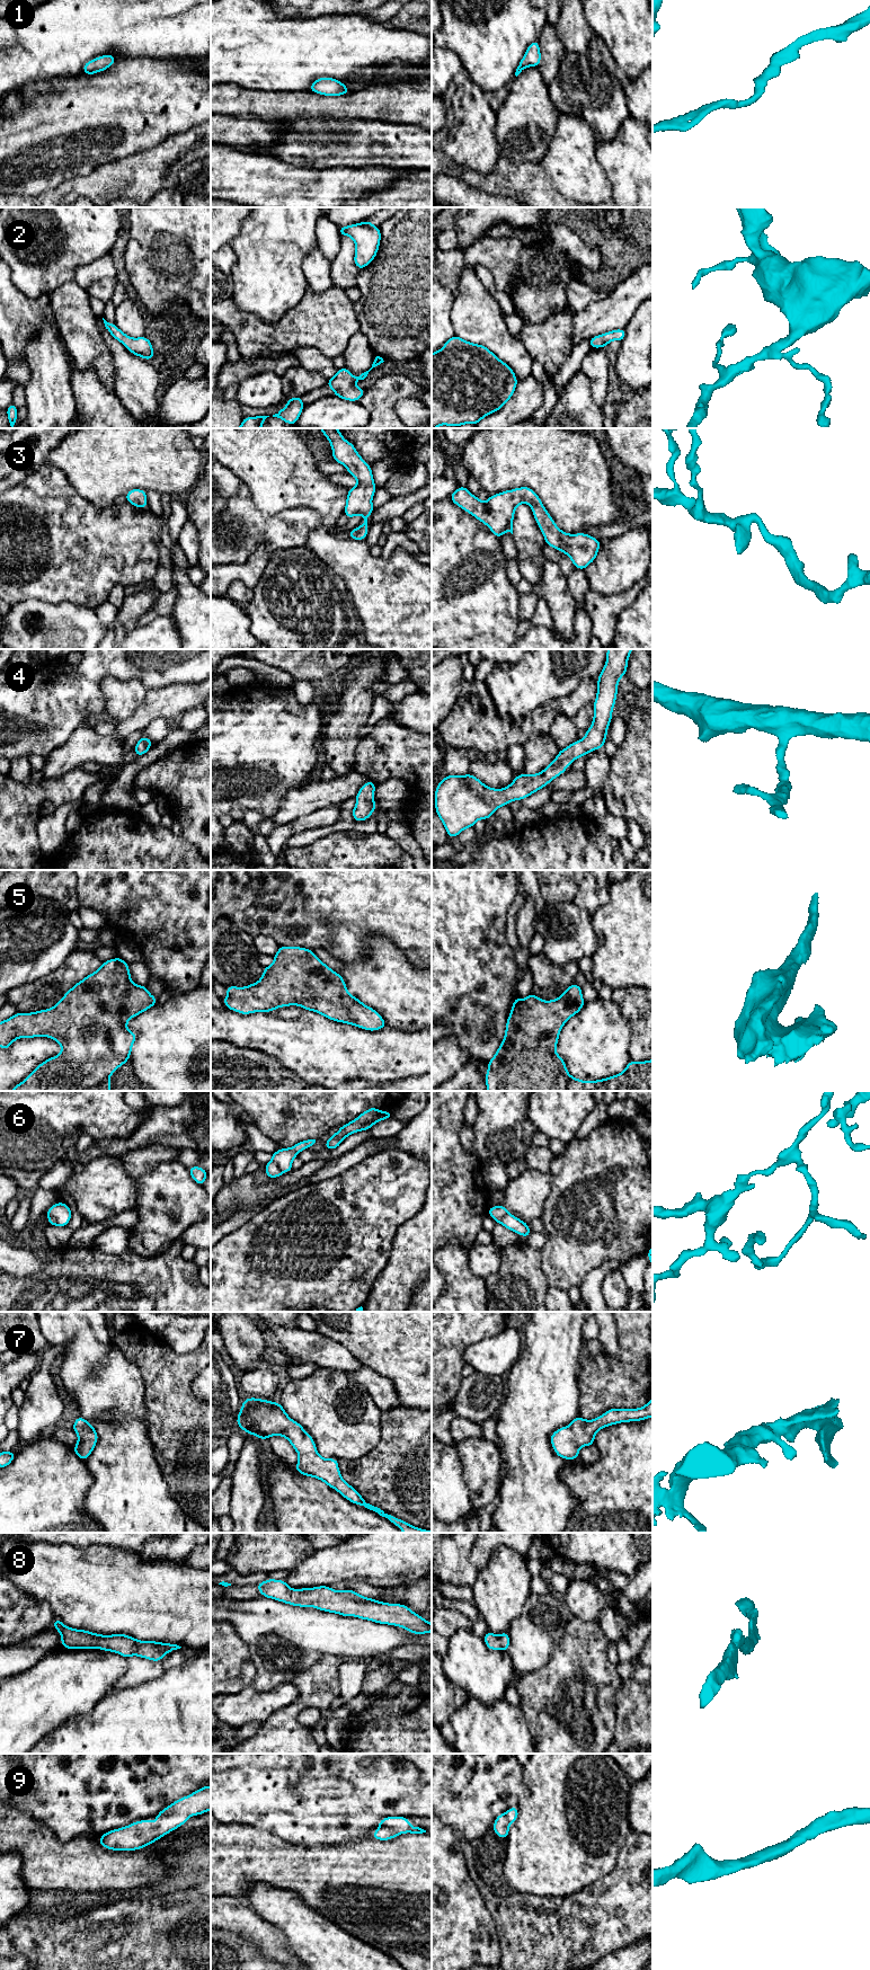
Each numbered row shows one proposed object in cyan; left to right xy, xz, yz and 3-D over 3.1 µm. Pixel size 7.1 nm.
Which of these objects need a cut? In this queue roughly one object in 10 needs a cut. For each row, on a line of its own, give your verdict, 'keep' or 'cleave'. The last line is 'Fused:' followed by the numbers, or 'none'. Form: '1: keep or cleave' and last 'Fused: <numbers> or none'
1: keep
2: keep
3: keep
4: keep
5: keep
6: cleave
7: keep
8: keep
9: keep
Fused: 6

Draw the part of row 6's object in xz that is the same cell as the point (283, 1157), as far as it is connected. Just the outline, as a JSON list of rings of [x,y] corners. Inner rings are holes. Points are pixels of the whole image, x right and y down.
[[[316,1139],[301,1141],[296,1143],[293,1147],[284,1148],[276,1151],[272,1154],[272,1161],[277,1164],[277,1166],[283,1172],[292,1171],[292,1161],[298,1156],[298,1154],[311,1147],[316,1143]]]

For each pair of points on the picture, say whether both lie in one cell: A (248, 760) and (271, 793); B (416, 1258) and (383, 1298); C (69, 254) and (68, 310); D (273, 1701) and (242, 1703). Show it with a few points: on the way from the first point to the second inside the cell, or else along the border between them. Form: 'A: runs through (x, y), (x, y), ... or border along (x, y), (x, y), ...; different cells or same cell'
A: runs through (252, 768), (268, 786); same cell
B: runs through (406, 1268), (393, 1288); same cell
C: border along (73, 280), (64, 282), (49, 294); different cells
D: runs through (265, 1703), (250, 1703); same cell

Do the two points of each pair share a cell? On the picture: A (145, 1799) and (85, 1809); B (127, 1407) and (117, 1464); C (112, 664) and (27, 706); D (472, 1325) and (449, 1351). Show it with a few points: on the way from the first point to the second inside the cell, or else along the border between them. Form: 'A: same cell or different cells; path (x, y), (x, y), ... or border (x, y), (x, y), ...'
A: same cell; path (131, 1799), (99, 1799)
B: same cell; path (127, 1421), (127, 1437), (124, 1449)
C: same cell; path (90, 672), (67, 695), (54, 698), (49, 702)
D: same cell; path (465, 1332), (453, 1345)

